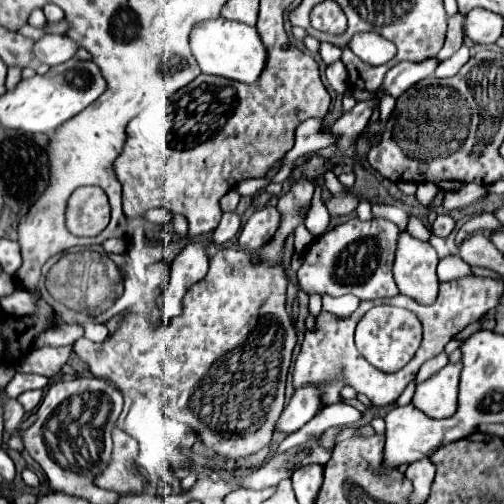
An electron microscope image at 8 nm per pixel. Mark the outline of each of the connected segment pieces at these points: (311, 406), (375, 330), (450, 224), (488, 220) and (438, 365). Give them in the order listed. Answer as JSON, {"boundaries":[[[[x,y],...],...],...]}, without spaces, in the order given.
{"boundaries":[[[[307,383],[295,389],[289,405],[277,421],[277,429],[281,429],[283,433],[293,433],[303,427],[321,409],[321,395],[323,391],[315,383]]],[[[379,305],[369,309],[363,319],[357,323],[355,331],[355,345],[359,353],[383,373],[395,373],[403,369],[415,355],[421,345],[421,321],[415,313],[407,309],[397,309],[389,305]]],[[[441,213],[435,219],[435,223],[431,225],[431,233],[437,235],[437,237],[447,237],[453,229],[455,229],[455,219],[451,215],[447,215],[447,213]]],[[[481,213],[481,215],[475,215],[471,217],[463,227],[457,231],[456,243],[459,246],[471,231],[477,231],[477,229],[491,229],[491,231],[501,231],[503,229],[503,223],[499,219],[495,219],[495,215],[489,215],[489,213]]],[[[442,351],[436,357],[425,362],[416,375],[416,384],[427,380],[429,377],[431,377],[431,375],[443,368],[448,363],[448,361],[449,356],[444,351]]]]}

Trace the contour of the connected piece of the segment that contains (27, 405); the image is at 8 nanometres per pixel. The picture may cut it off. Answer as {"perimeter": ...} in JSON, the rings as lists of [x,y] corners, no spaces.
{"perimeter":[[[25,391],[25,393],[19,395],[19,403],[23,405],[23,409],[25,409],[27,413],[31,413],[31,411],[35,411],[37,405],[41,403],[41,397],[43,397],[43,391]]]}

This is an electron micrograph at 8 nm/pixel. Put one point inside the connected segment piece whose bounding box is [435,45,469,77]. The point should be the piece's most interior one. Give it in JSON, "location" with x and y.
{"location":[451,67]}

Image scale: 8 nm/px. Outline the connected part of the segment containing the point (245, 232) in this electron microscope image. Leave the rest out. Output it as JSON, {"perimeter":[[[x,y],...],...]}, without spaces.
{"perimeter":[[[267,205],[263,209],[255,211],[247,219],[243,229],[239,231],[239,237],[237,237],[239,249],[243,249],[243,251],[257,251],[267,241],[271,241],[271,237],[279,229],[279,223],[281,223],[281,213],[277,211],[277,207]]]}

